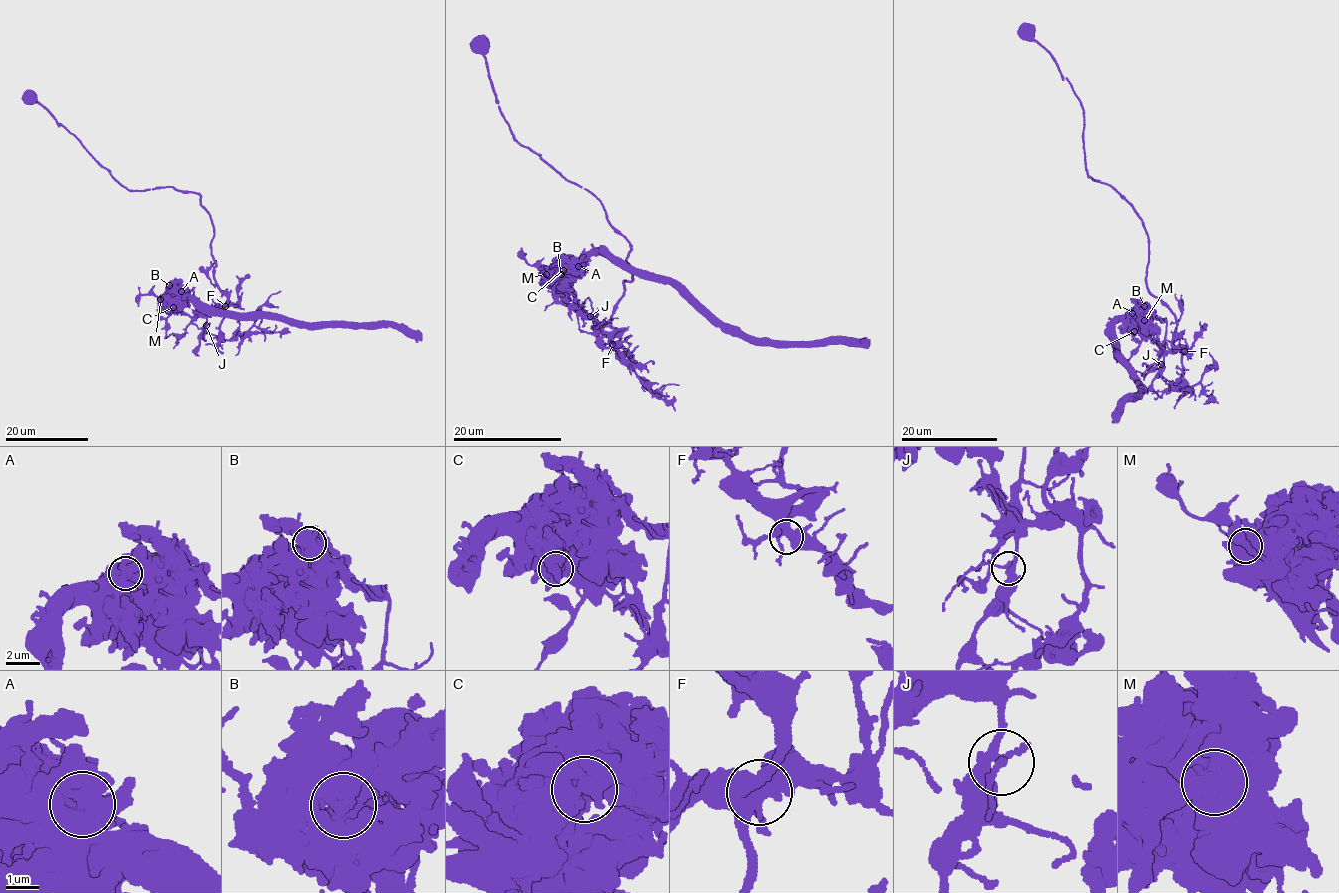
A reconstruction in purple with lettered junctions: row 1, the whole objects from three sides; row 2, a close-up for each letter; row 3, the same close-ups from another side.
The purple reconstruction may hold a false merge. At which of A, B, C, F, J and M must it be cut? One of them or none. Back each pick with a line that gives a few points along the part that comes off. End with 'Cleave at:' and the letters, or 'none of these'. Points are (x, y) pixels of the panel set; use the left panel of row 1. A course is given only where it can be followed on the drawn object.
M: foreign part runs (160, 300), (194, 316), (227, 302), (199, 195), (127, 189), (26, 92)
Cleave at: M

